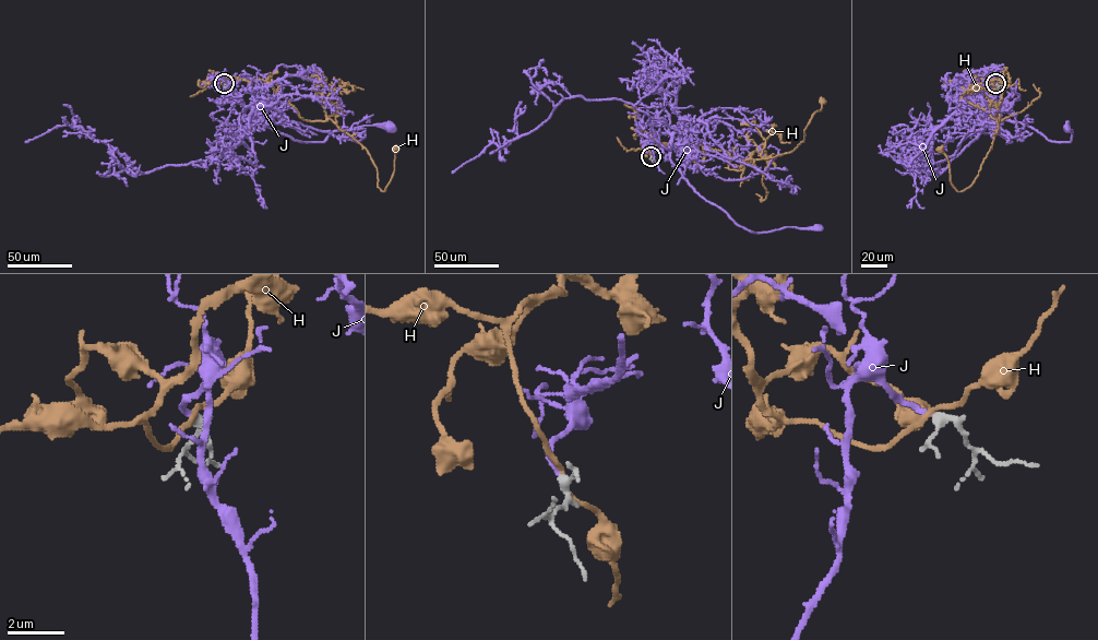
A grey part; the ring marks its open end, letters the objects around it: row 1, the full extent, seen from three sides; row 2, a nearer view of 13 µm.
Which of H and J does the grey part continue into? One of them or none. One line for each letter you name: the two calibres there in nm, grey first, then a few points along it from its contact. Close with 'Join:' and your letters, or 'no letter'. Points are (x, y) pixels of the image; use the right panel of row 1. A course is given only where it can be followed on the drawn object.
J: calibres 240 and 170 nm; course (995, 83), (985, 98), (971, 103), (1052, 141), (1070, 142), (1066, 127)
Join: J

